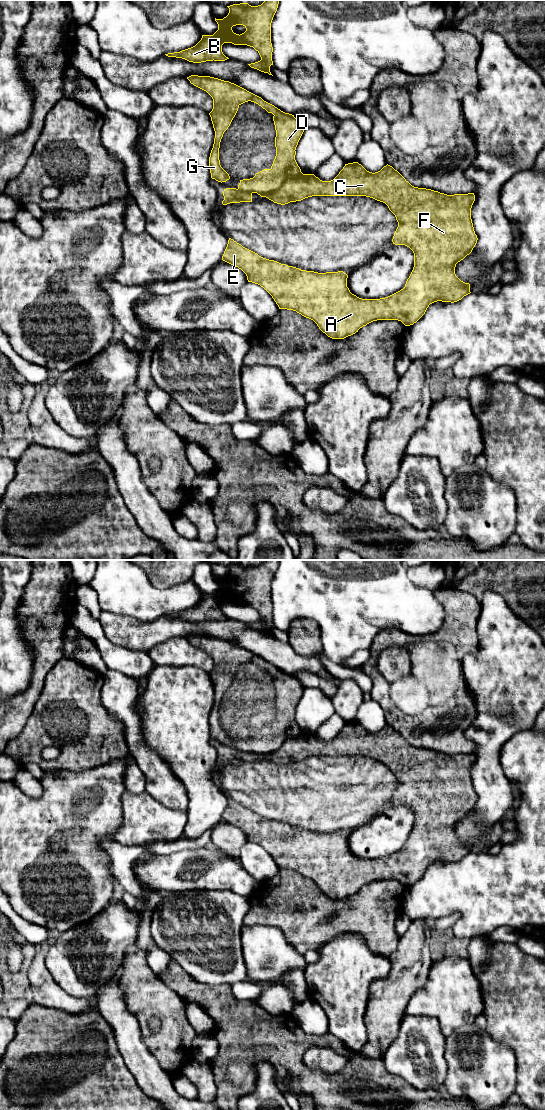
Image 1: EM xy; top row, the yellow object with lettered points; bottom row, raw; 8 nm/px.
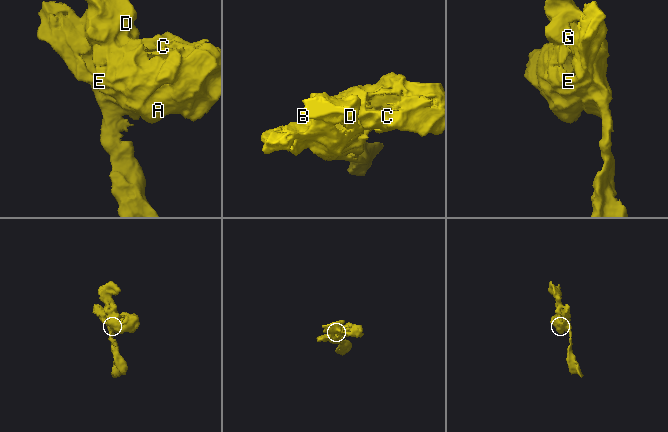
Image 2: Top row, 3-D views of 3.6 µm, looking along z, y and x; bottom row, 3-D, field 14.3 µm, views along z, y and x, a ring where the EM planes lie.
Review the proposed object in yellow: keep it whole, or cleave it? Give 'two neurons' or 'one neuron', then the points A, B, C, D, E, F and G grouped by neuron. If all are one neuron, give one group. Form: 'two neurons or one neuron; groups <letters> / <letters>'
two neurons; groups A C E F / B D G

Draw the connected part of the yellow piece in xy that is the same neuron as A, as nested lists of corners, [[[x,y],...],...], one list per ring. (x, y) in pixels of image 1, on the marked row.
[[[353,162],[345,164],[331,181],[322,181],[314,174],[289,177],[277,191],[262,197],[285,205],[312,196],[366,196],[385,203],[398,222],[392,242],[413,251],[414,267],[400,291],[385,298],[362,299],[350,292],[348,275],[343,271],[318,273],[301,270],[263,258],[229,238],[222,260],[241,269],[248,282],[263,287],[279,309],[296,311],[313,320],[328,337],[344,339],[377,320],[398,320],[405,326],[413,325],[430,304],[437,301],[454,303],[471,293],[470,284],[456,276],[455,267],[472,252],[478,240],[471,219],[474,193],[447,195],[414,187],[388,164],[372,173],[358,162]]]

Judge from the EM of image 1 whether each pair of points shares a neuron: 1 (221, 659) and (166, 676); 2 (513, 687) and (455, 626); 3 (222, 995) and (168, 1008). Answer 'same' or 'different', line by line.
1: different
2: different
3: different

